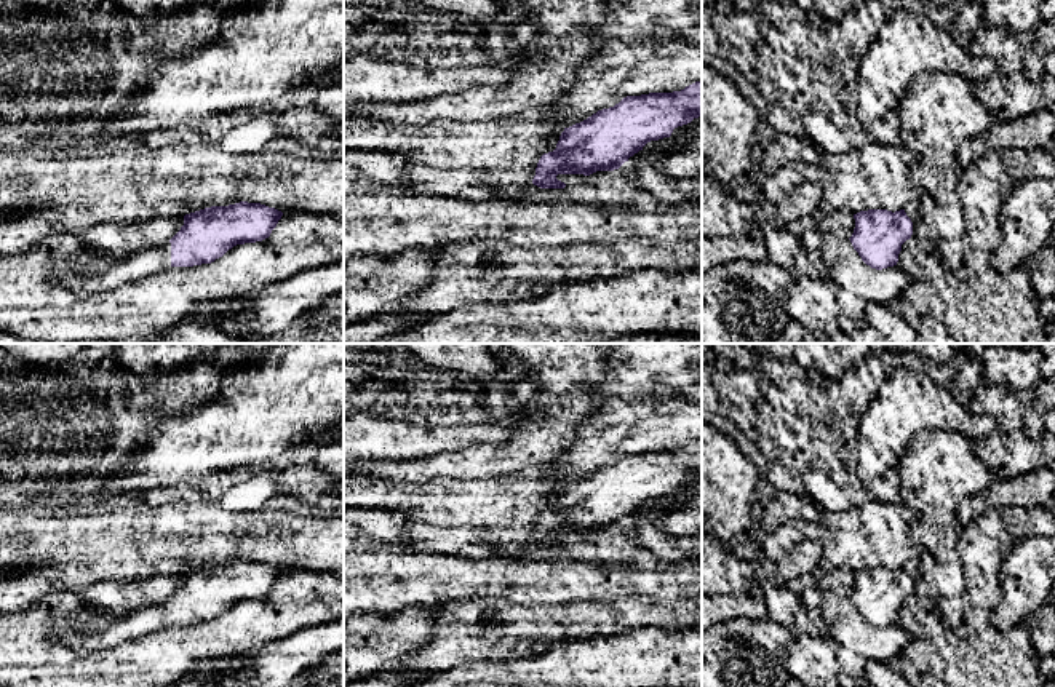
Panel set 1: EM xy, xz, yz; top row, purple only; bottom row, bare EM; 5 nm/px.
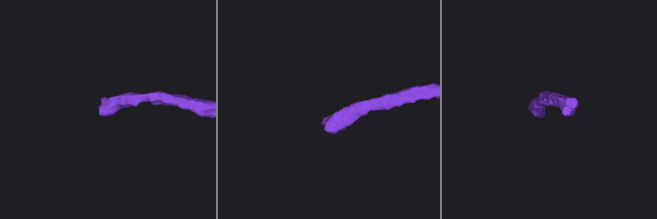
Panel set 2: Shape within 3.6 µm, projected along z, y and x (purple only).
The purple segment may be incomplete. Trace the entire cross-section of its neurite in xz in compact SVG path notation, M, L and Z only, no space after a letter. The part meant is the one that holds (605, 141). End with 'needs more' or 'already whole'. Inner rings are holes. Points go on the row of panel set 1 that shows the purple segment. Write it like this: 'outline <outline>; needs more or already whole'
outline M702 80L681 91L627 96L614 107L598 110L587 120L564 128L556 149L540 157L532 184L540 189L564 189L566 184L556 179L558 174L590 176L596 171L619 169L647 142L670 137L675 128L699 117L702 117Z; already whole

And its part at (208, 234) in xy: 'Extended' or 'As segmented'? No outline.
Extended

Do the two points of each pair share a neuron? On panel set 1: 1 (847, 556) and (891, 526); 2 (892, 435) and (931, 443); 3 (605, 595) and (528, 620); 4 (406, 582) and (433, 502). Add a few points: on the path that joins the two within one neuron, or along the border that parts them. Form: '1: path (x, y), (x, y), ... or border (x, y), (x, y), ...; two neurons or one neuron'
1: path (859, 545), (879, 532); one neuron
2: border (950, 430), (919, 430), (897, 462); two neurons
3: border (544, 603), (609, 604); two neurons
4: border (395, 547), (405, 551), (418, 548); two neurons

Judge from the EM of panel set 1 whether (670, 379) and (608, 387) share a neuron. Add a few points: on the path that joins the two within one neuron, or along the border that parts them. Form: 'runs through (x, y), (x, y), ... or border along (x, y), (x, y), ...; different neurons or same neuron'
runs through (654, 379), (624, 381); same neuron

